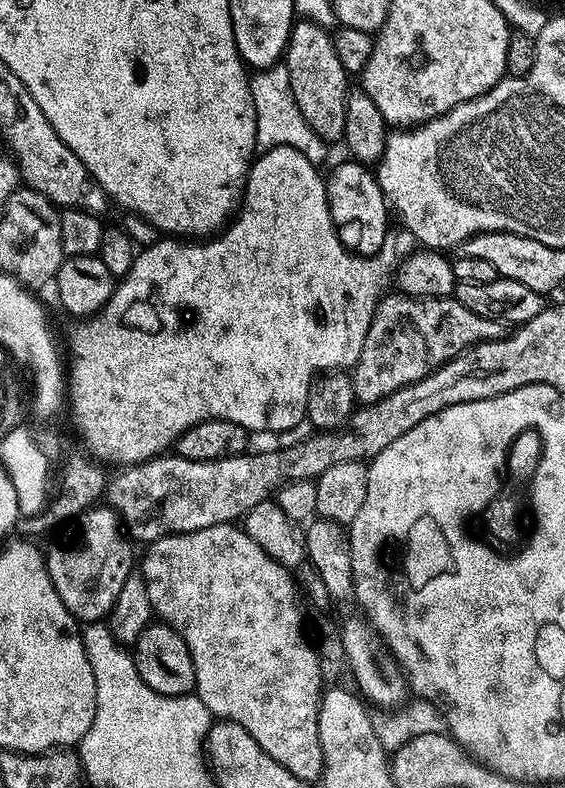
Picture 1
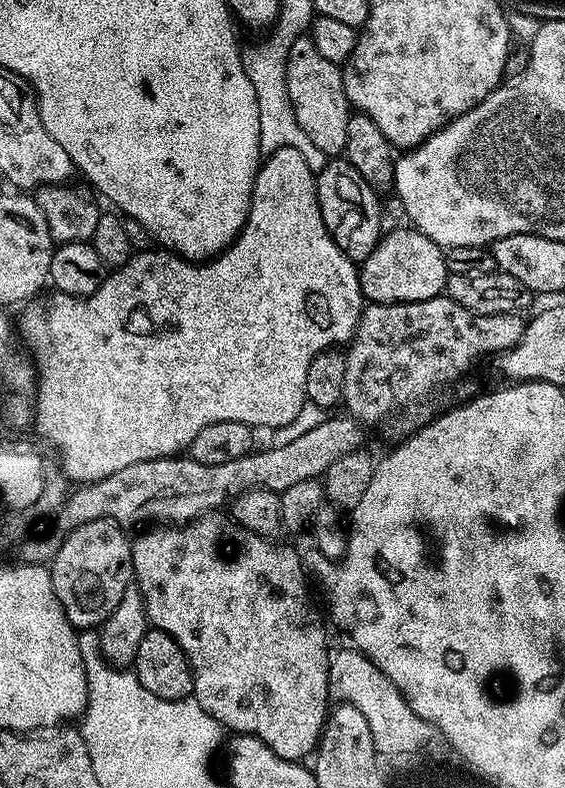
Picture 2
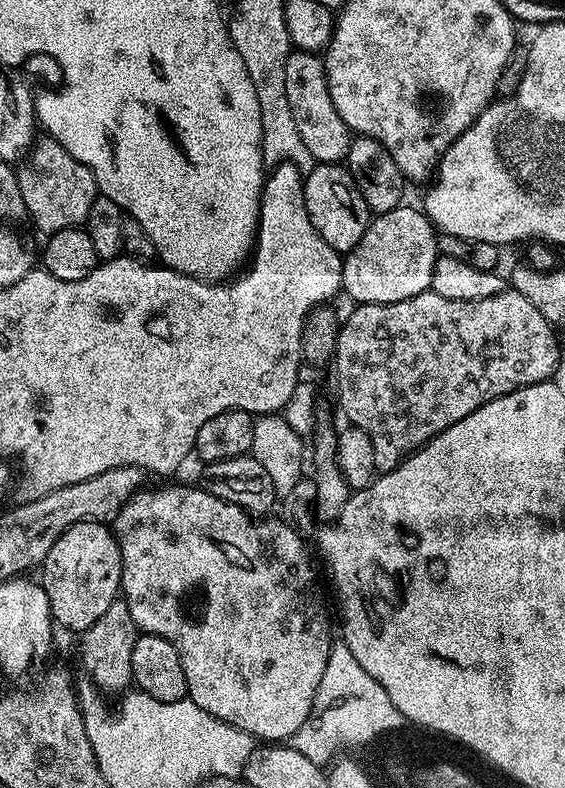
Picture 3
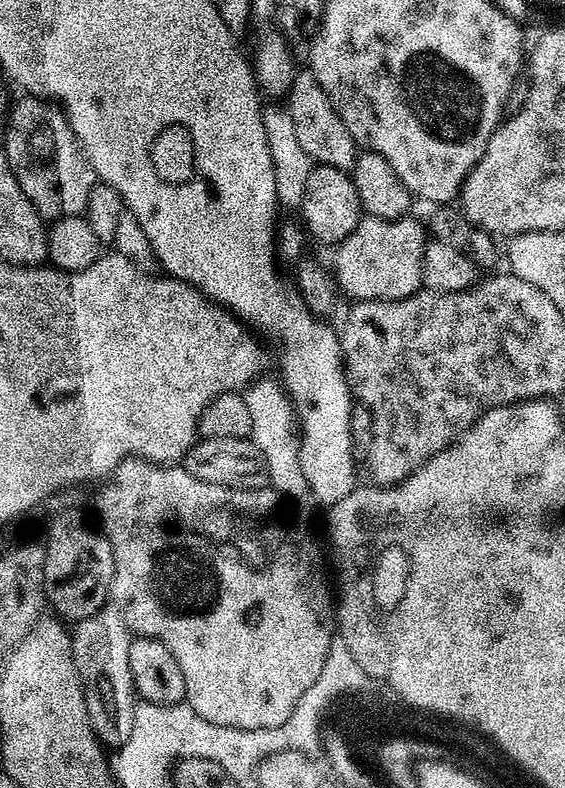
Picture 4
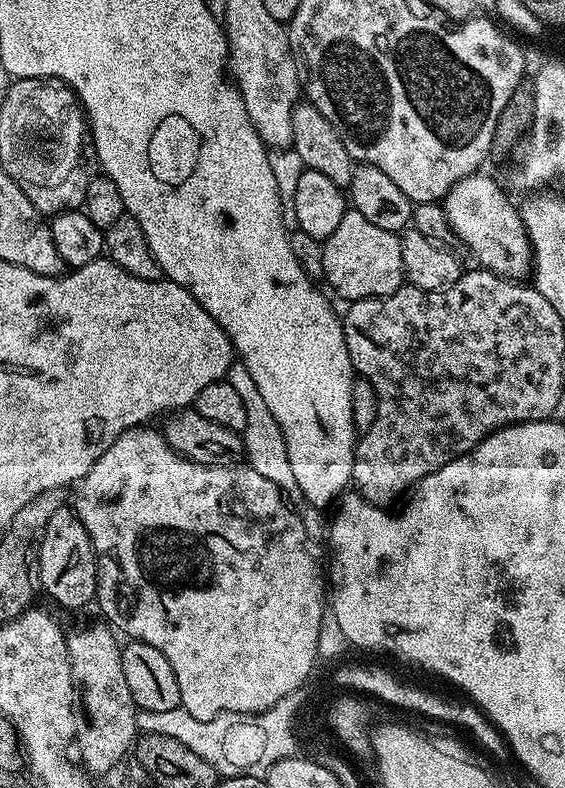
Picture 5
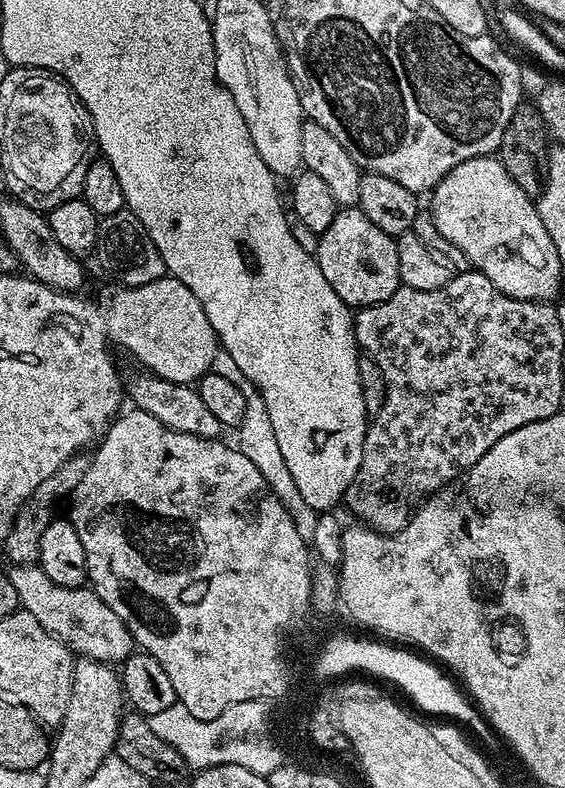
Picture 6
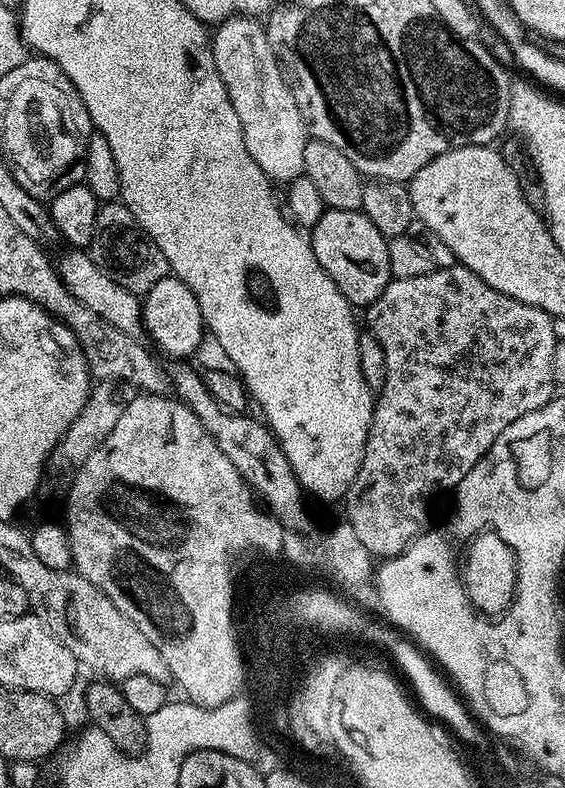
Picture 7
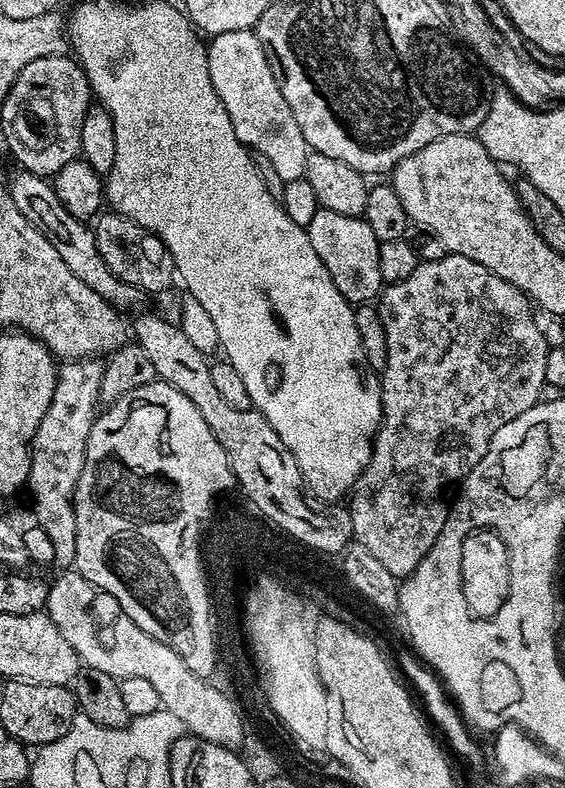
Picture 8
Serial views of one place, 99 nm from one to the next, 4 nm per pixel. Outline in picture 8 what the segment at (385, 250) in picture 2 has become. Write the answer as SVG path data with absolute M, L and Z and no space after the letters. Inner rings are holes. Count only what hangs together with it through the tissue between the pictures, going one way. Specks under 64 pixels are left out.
M320 207L308 223L310 246L322 258L322 266L330 270L330 278L334 278L334 286L349 304L359 306L379 297L384 279L382 270L378 270L378 250L380 240L374 238L374 230L359 216L338 214L335 210Z

